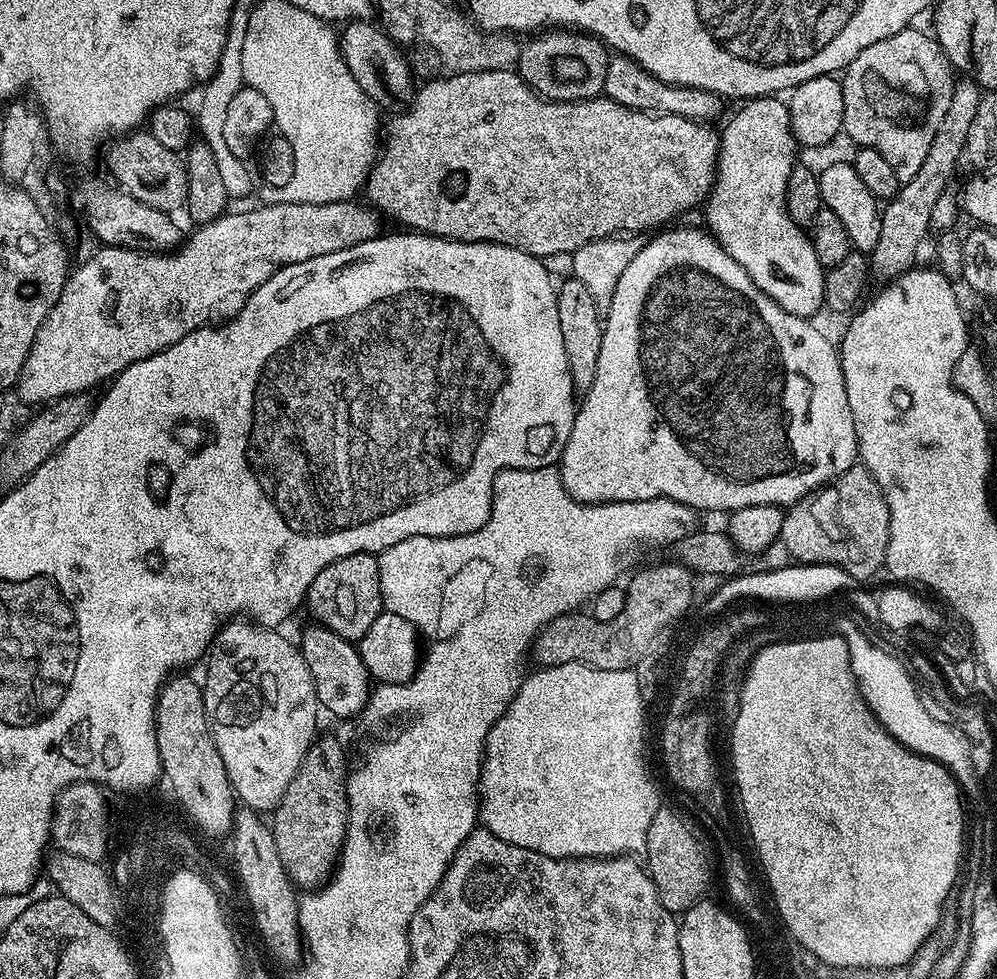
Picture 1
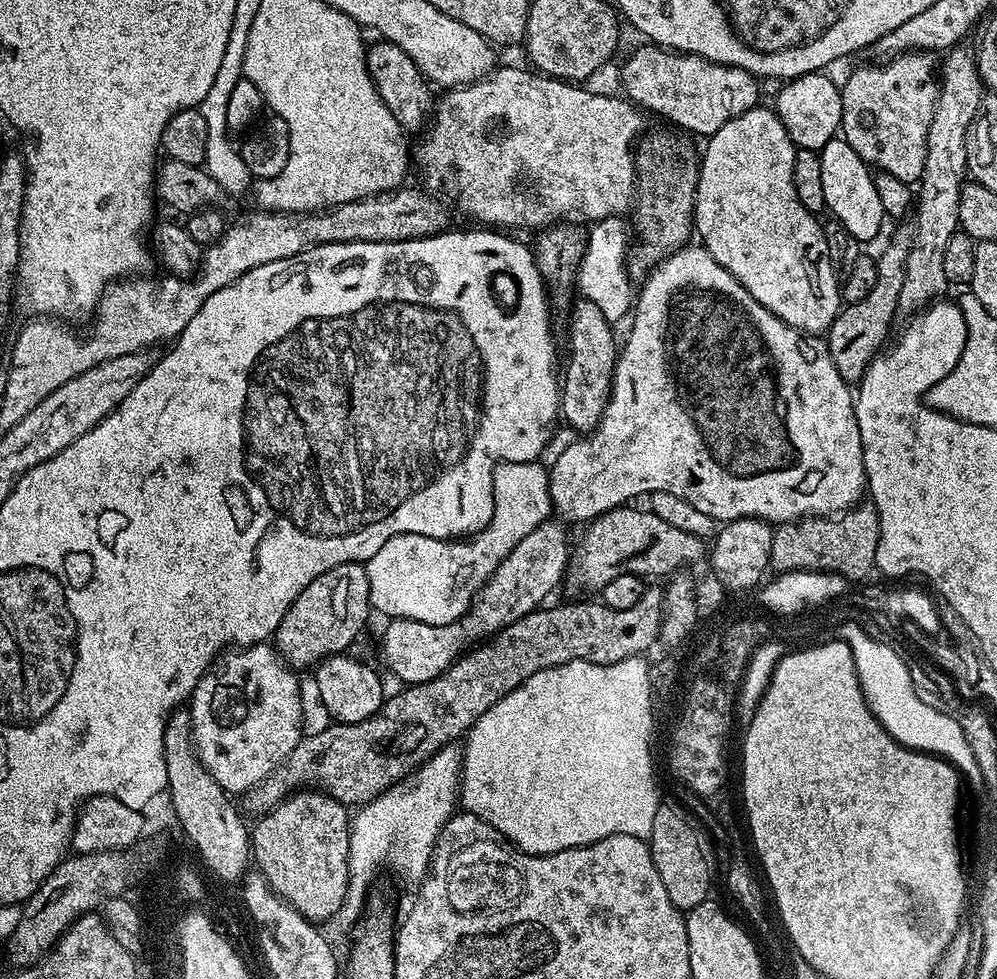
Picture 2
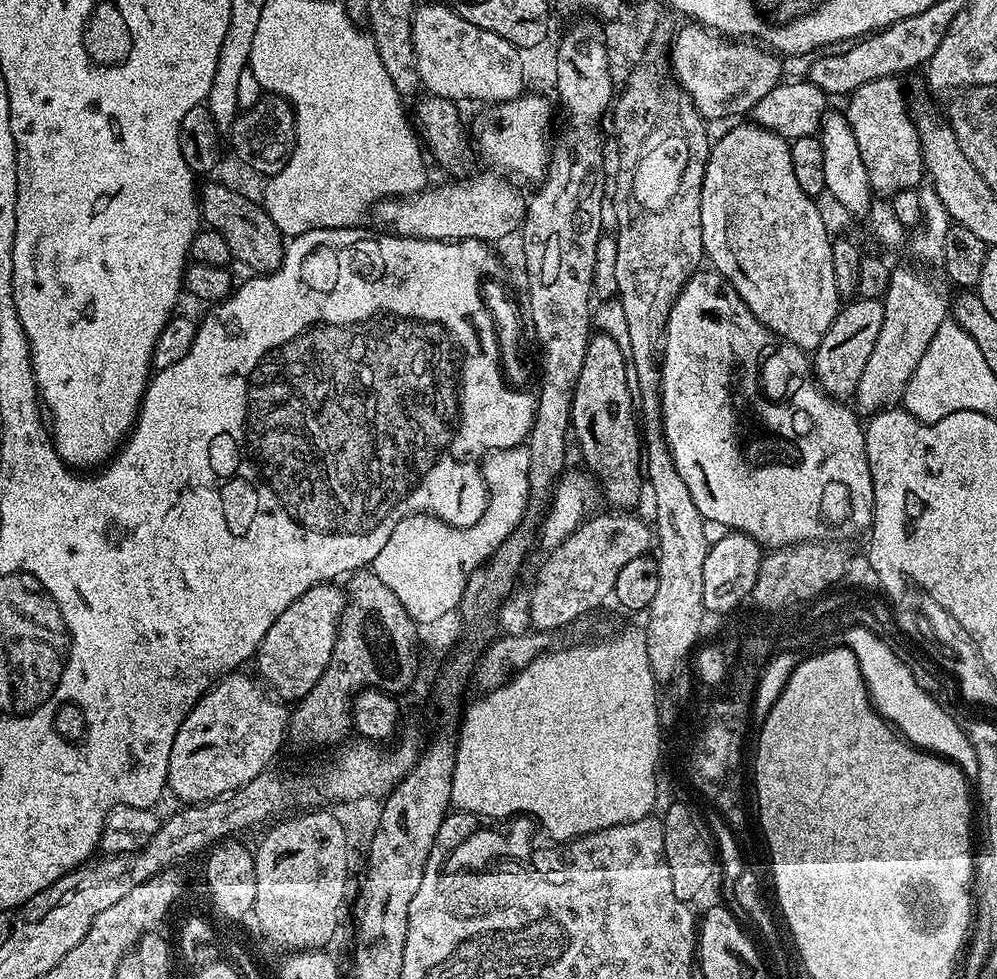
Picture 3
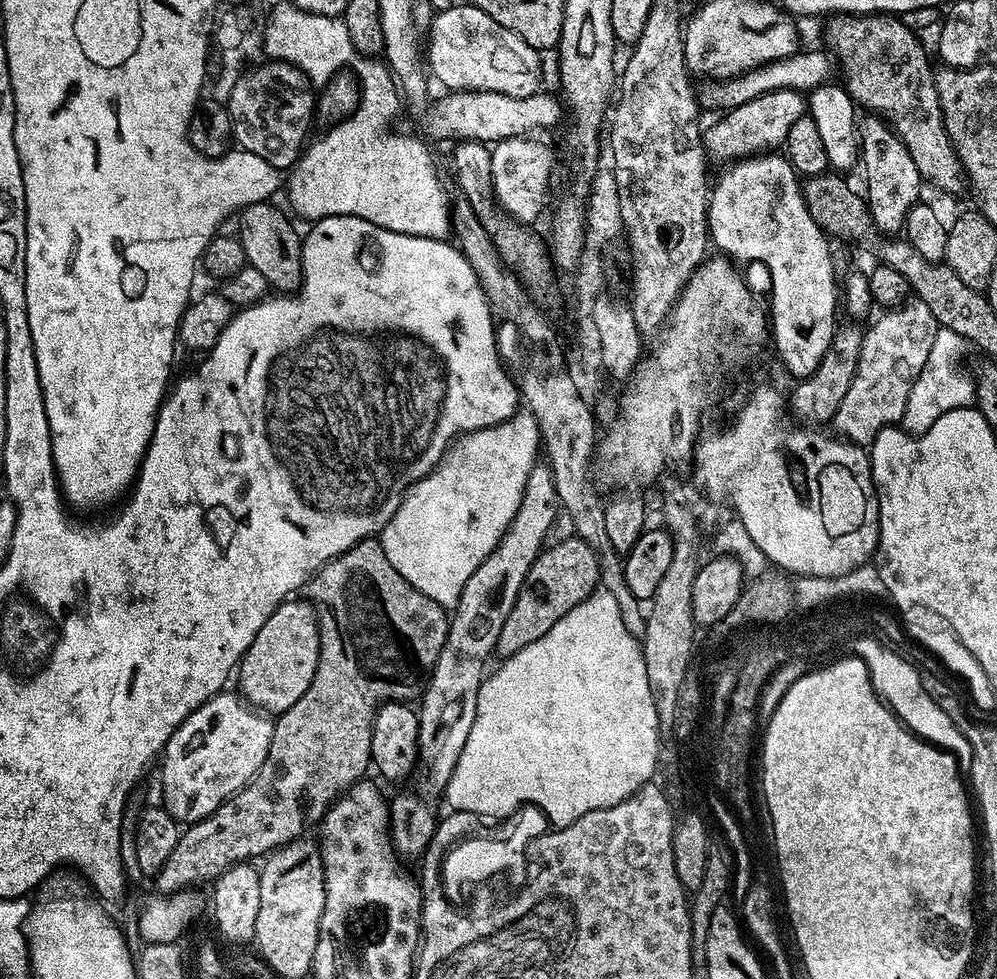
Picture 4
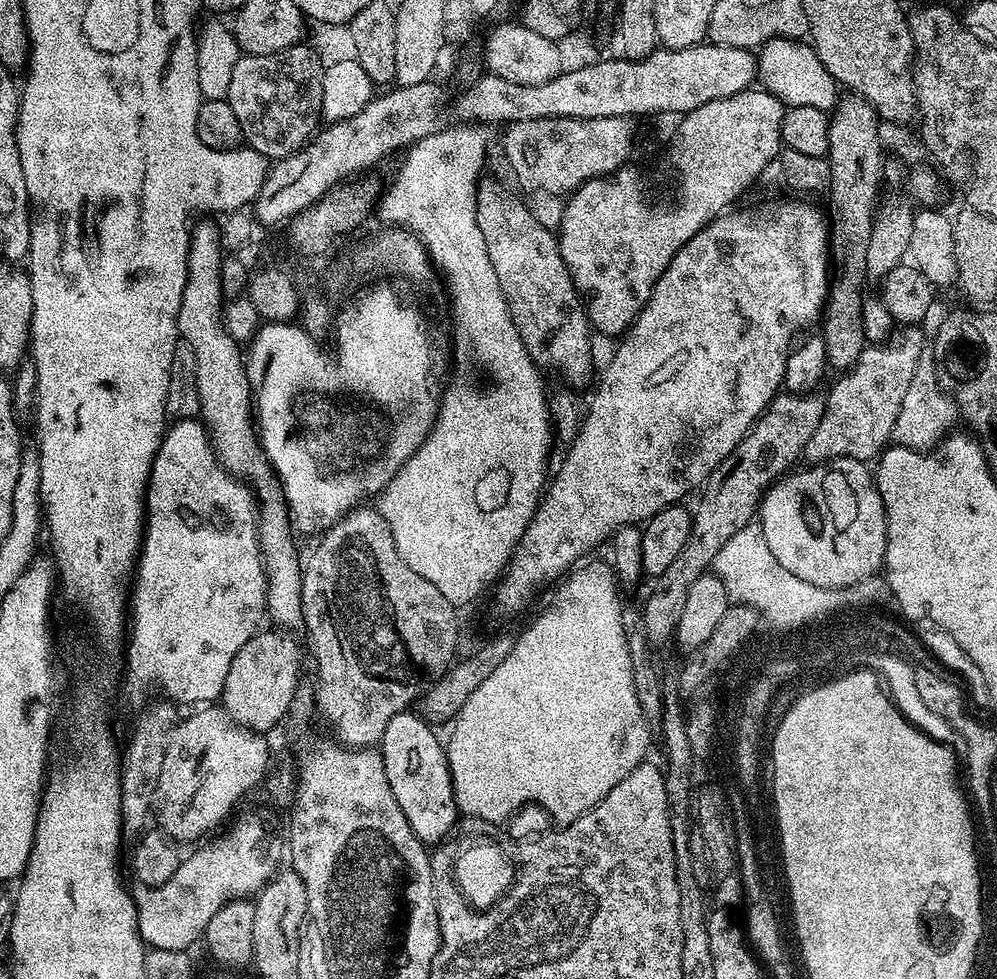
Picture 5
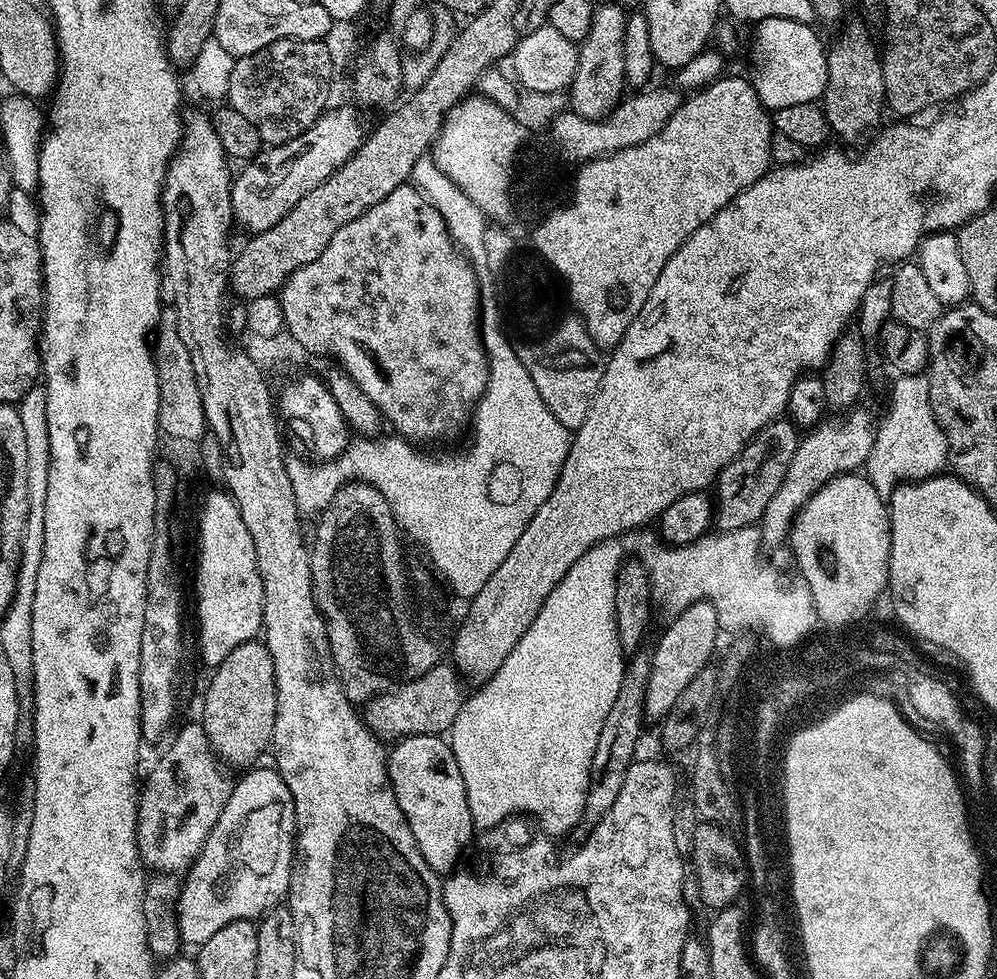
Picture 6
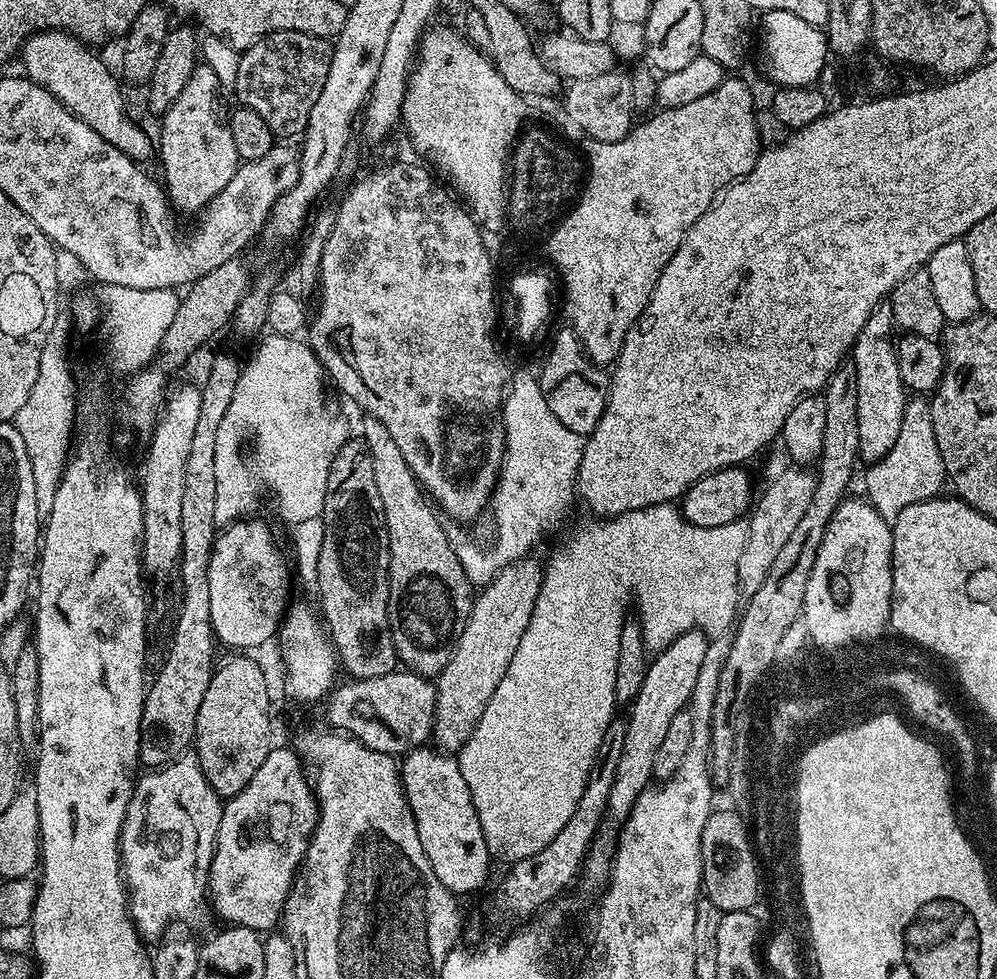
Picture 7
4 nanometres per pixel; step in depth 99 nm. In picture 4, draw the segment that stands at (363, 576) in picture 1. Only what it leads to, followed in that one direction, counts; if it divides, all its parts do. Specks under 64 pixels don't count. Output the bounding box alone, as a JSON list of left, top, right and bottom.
[238,598,320,714]

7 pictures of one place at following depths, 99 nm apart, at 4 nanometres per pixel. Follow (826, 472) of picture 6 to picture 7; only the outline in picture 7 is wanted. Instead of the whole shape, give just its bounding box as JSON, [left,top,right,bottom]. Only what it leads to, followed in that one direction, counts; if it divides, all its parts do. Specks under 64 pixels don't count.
[738,466,817,597]

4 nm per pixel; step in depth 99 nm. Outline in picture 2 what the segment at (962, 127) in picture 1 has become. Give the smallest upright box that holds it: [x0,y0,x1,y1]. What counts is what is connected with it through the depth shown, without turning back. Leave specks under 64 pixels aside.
[826,227,912,386]

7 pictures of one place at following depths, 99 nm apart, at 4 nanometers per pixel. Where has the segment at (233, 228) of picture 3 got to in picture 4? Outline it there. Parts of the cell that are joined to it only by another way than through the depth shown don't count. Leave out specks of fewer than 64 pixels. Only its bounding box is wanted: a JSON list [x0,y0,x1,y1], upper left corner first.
[238,201,303,294]

